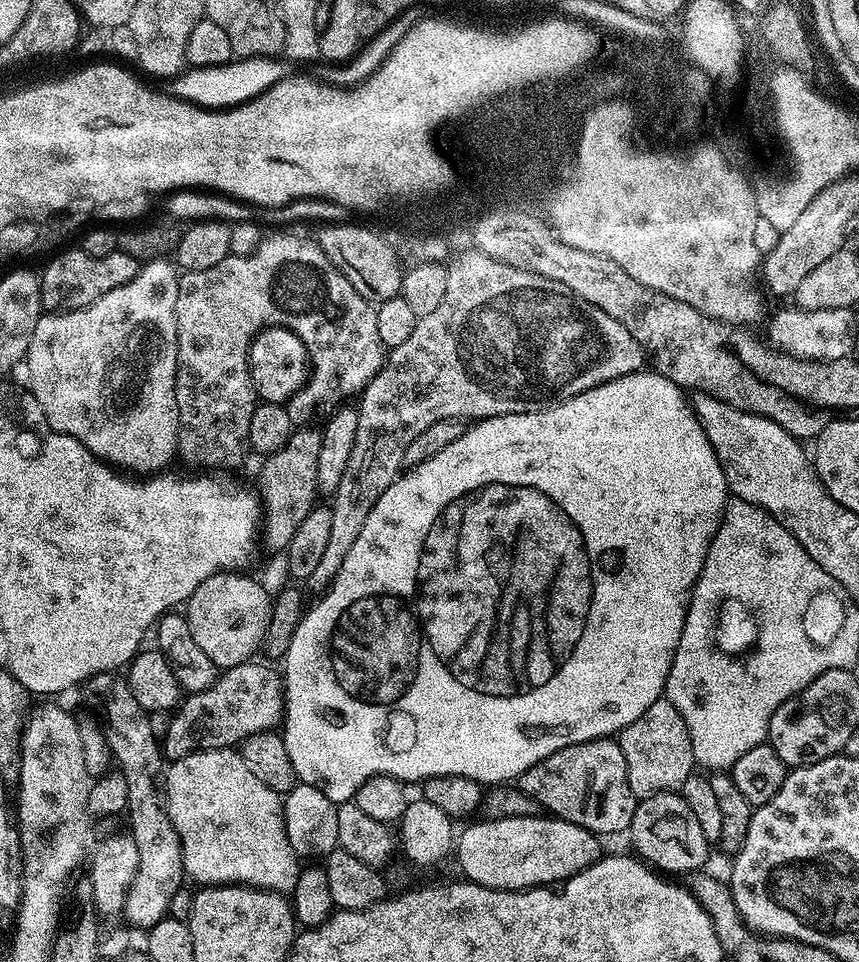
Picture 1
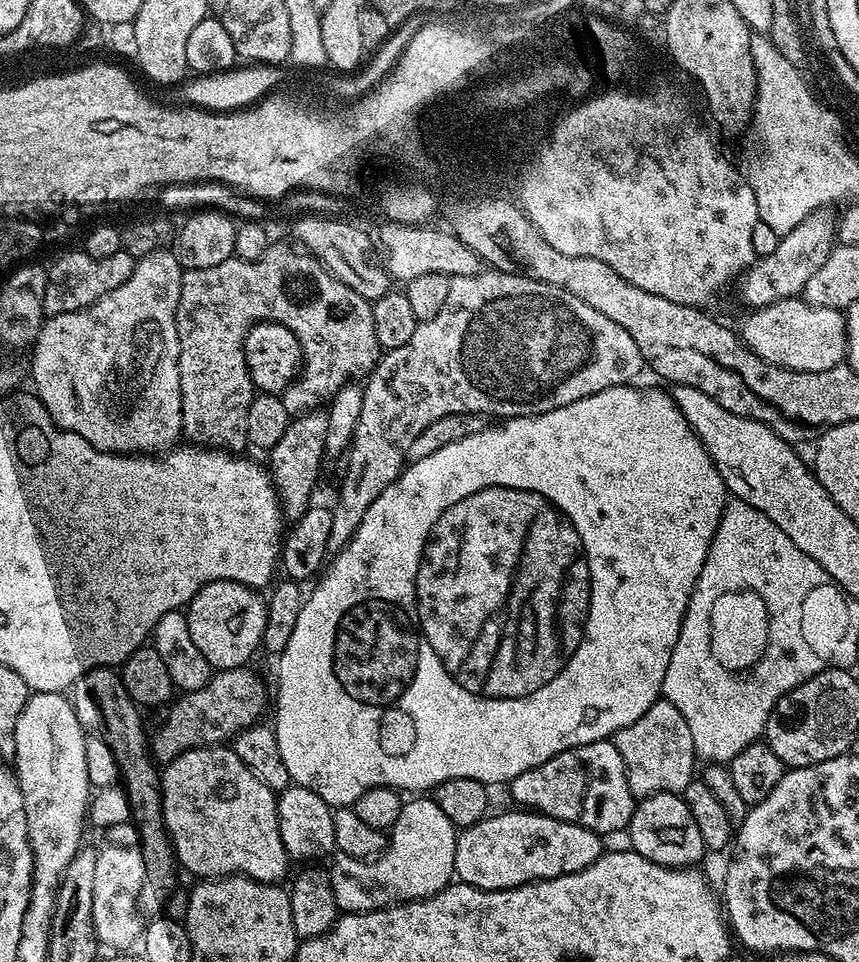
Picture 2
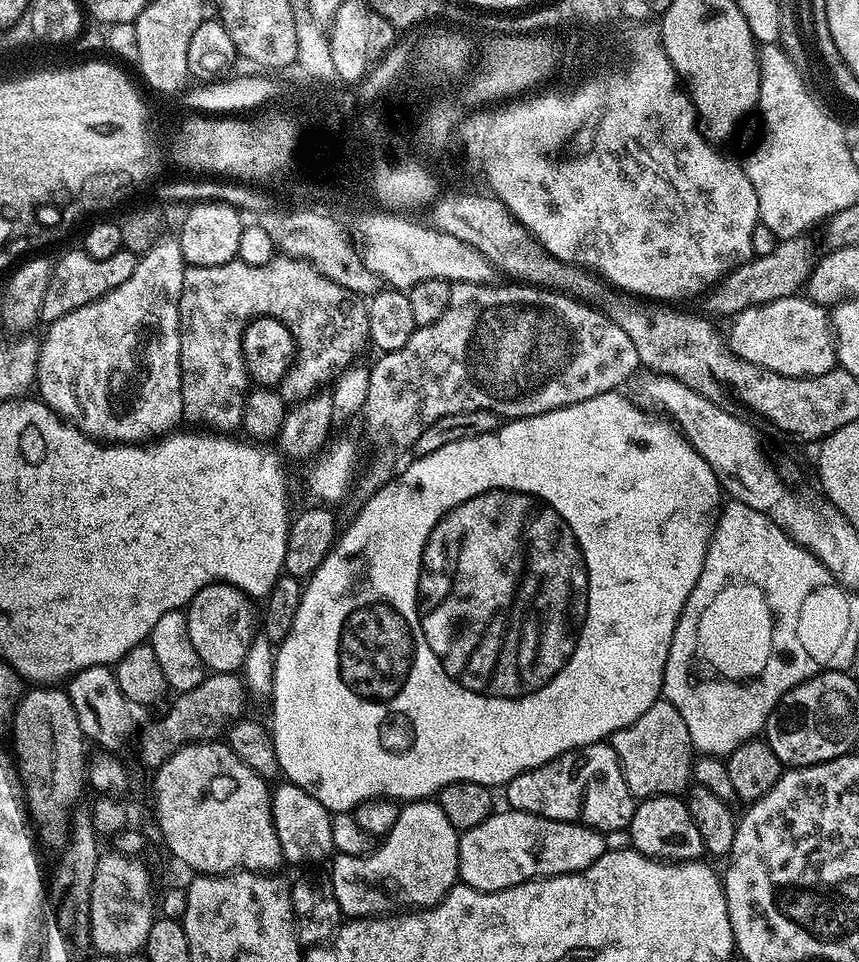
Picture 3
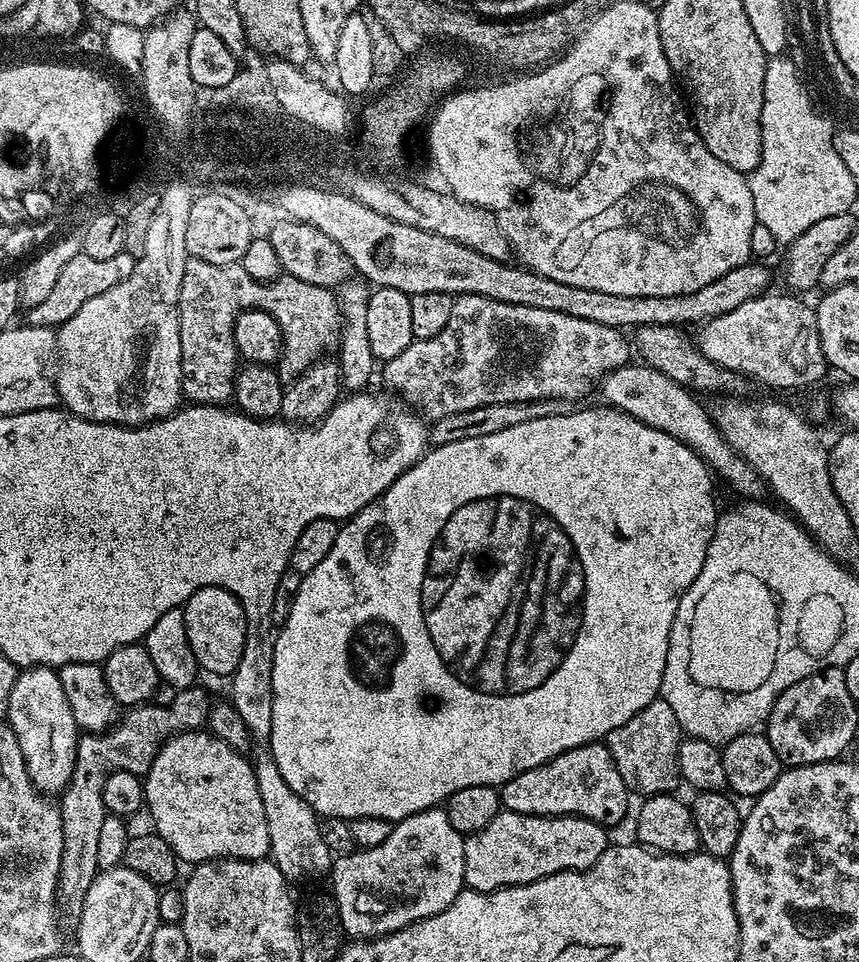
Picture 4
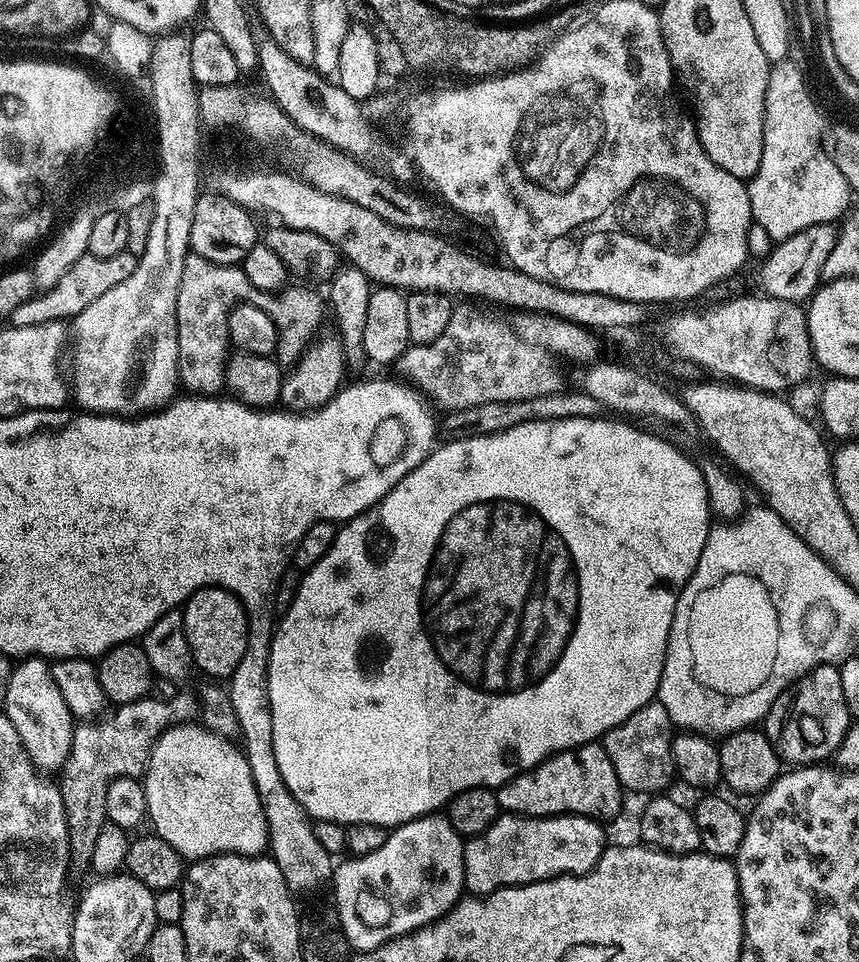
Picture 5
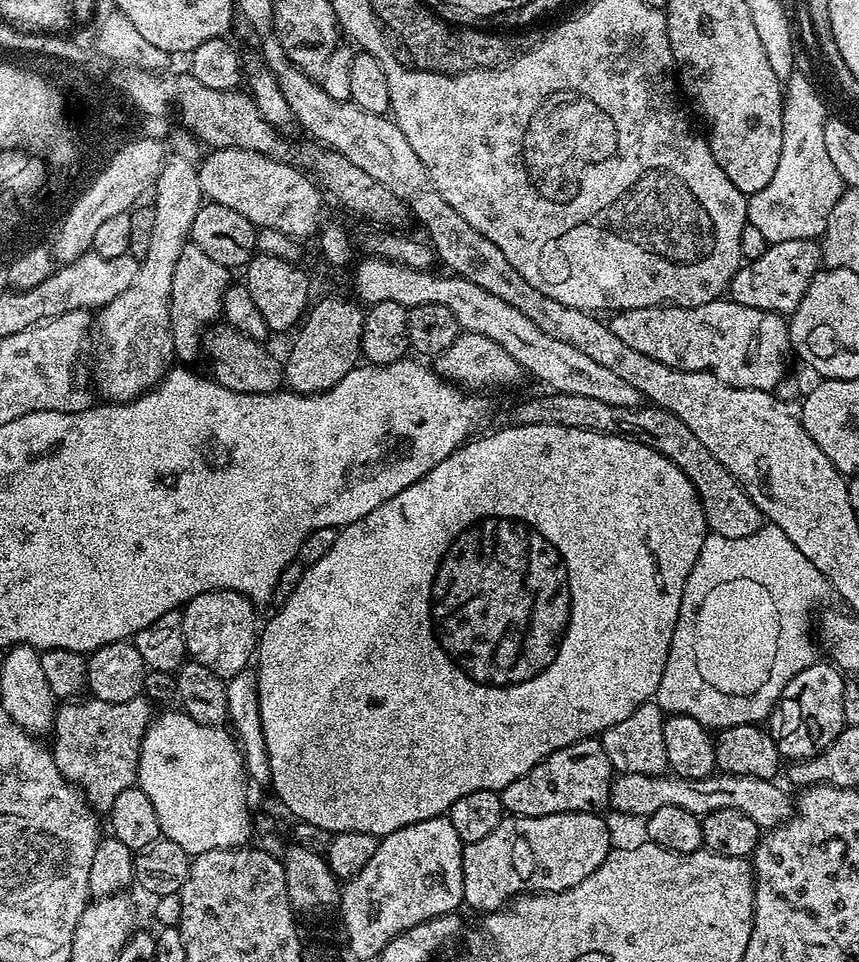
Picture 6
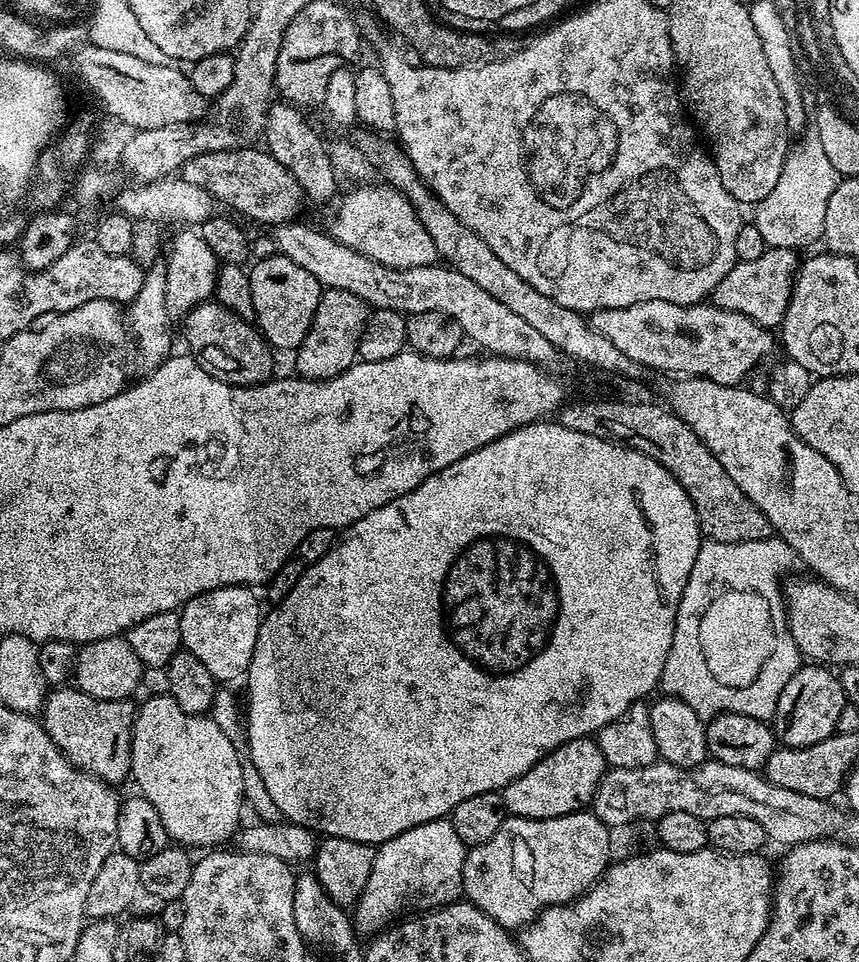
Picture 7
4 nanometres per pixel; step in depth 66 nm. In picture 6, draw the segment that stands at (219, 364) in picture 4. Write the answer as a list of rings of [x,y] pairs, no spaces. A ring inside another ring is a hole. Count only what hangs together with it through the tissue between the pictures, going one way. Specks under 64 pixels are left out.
[[[191,242],[185,243],[178,262],[174,265],[174,278],[170,278],[170,330],[172,331],[172,351],[181,365],[195,365],[196,359],[202,356],[202,341],[209,327],[217,323],[224,306],[224,295],[230,283],[230,270],[214,258],[209,258],[203,250]]]

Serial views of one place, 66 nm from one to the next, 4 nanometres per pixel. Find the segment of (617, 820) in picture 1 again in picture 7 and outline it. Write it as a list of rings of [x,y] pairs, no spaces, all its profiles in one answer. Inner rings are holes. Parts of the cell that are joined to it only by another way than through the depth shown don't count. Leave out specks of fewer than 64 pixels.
[[[583,736],[558,746],[543,756],[526,774],[514,778],[502,789],[504,811],[508,816],[521,816],[531,820],[558,818],[566,814],[583,812],[596,793],[598,782],[604,777],[606,765],[602,750],[595,739]]]

